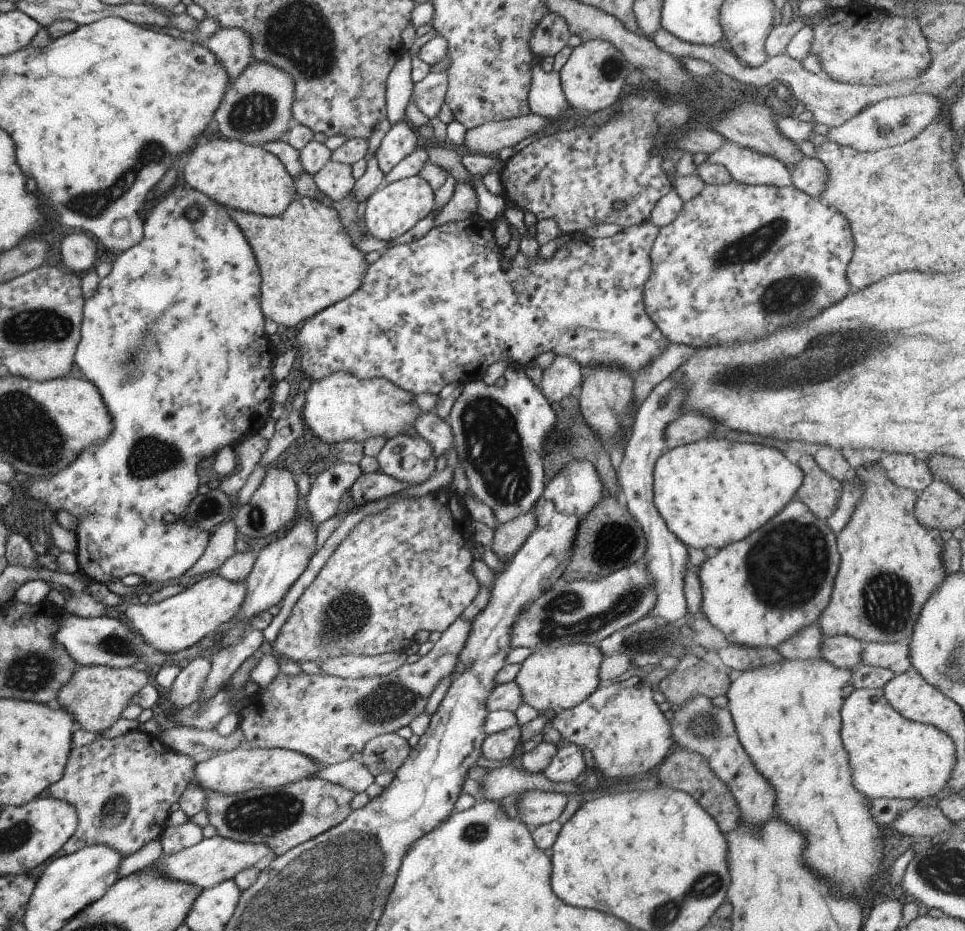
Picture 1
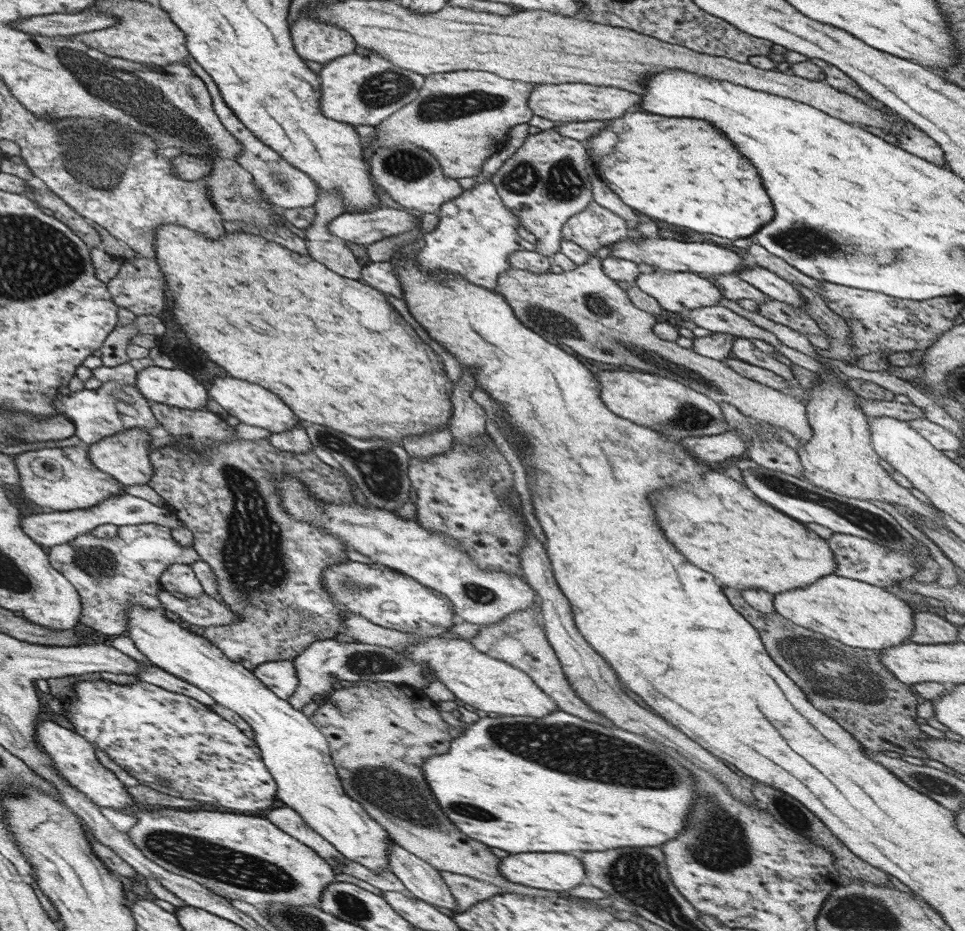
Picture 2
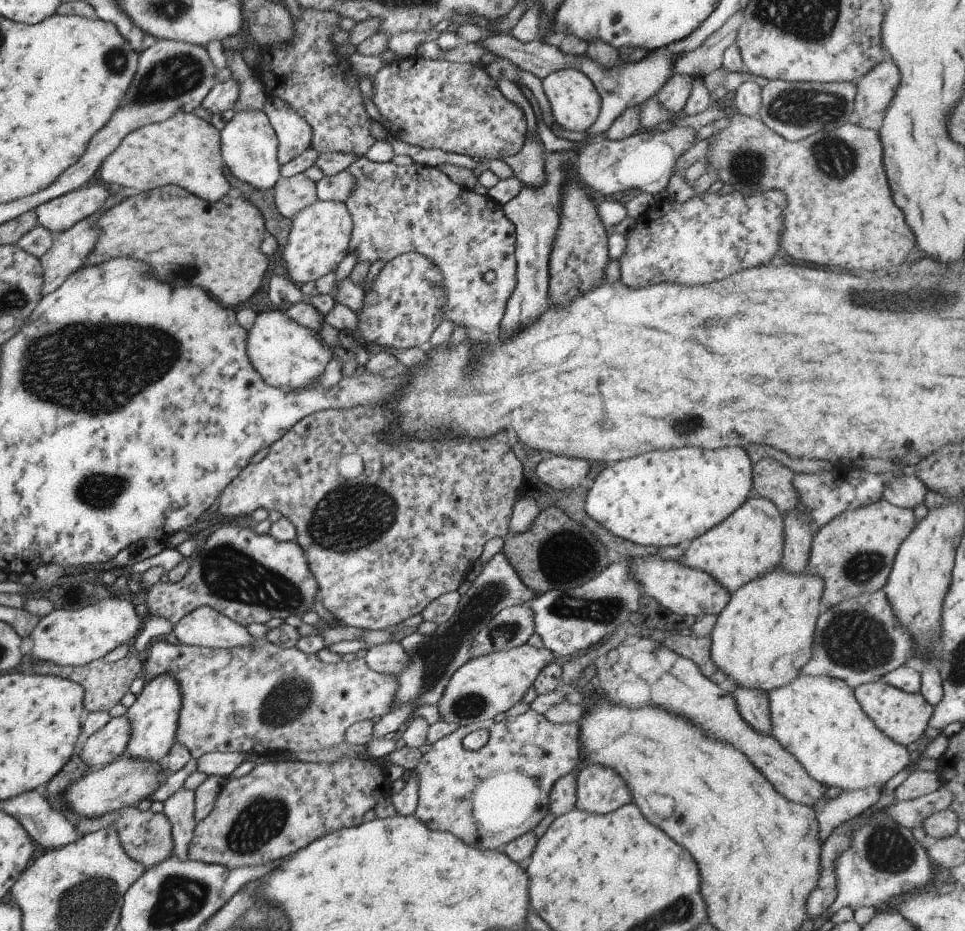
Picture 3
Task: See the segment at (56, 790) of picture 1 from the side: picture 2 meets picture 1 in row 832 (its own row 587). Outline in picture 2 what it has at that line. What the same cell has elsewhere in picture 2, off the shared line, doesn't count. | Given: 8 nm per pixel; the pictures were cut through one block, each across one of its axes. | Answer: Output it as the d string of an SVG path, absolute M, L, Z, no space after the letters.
M153 522L118 526L113 538L97 538L91 534L77 535L73 540L48 547L49 564L62 574L77 591L81 600L78 622L107 636L117 636L126 630L126 614L131 606L152 609L160 605L157 591L158 575L171 564L190 565L200 556L193 546L181 546L166 526Z

